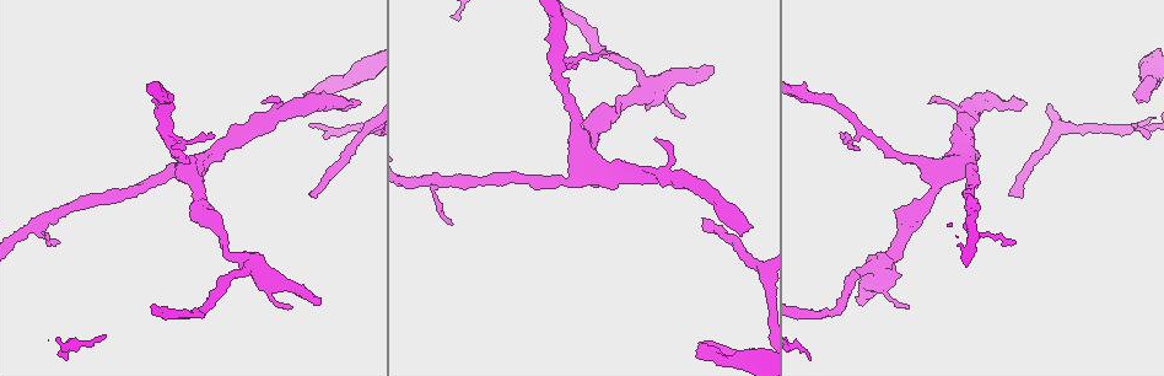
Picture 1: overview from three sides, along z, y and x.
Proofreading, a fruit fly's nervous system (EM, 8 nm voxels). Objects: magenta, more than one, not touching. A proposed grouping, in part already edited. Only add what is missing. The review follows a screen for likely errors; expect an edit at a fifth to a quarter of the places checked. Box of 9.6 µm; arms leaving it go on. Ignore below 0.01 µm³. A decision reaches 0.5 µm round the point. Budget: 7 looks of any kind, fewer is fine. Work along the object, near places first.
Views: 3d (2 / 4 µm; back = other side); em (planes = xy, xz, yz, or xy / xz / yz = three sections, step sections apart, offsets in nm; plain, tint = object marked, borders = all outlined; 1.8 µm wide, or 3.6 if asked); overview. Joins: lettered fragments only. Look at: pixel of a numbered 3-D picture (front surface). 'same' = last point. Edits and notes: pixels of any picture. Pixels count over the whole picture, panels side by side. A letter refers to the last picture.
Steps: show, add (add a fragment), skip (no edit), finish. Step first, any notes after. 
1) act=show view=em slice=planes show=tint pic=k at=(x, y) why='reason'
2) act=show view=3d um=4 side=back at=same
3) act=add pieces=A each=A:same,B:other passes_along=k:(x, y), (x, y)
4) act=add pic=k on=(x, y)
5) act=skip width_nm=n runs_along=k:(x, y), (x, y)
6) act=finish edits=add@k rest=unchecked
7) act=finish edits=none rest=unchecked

act=show view=3d um=2 pic=1 at=(751, 228) why='an open end'

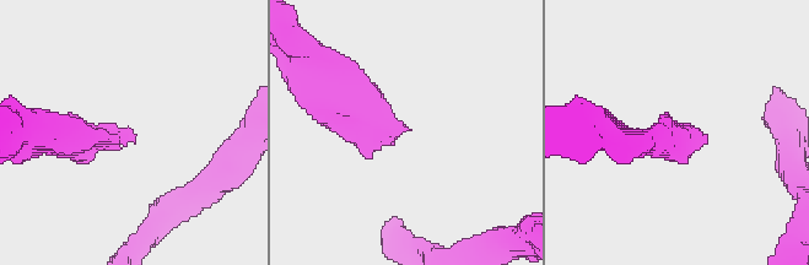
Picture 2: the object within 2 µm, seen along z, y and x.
act=show view=em slice=yz step=4 show=borders pic=2 at=(408, 127)

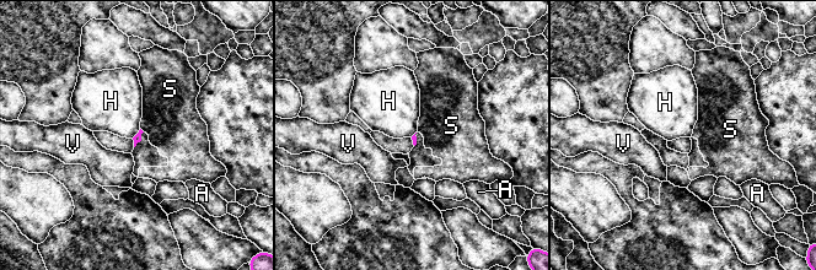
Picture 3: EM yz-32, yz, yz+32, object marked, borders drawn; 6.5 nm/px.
act=show view=em slice=planes show=borders at=same

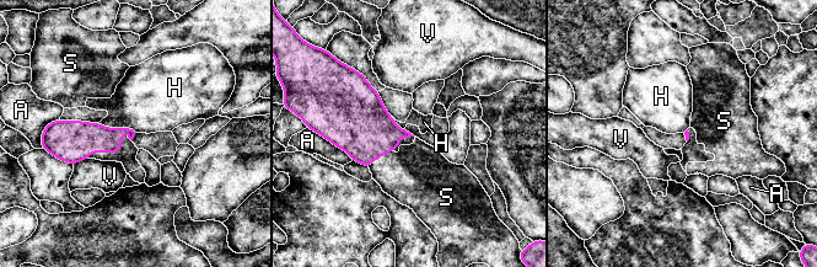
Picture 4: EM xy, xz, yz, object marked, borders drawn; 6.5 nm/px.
act=add pieces=S each=A:other,H:other,S:same,V:other passes_along=4:(360, 126), (387, 153), (417, 176) found='it goes on there'

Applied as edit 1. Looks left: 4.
act=show view=em slice=planes show=borders pic=1 at=(1008, 195) why='free end'

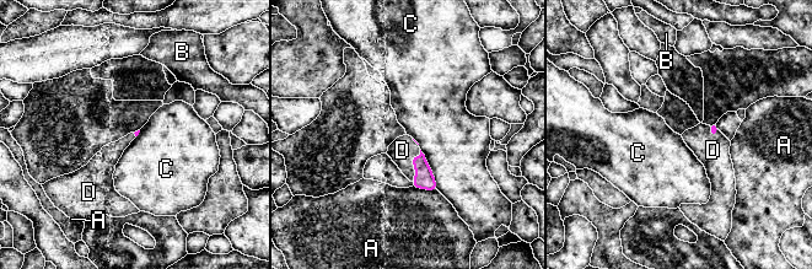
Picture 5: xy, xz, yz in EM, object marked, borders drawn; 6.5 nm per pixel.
act=add pieces=D longest_contact=C:300nm each=A:other,B:other,C:other,D:same found='the neuron continues'

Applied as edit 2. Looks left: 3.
act=finish edits=add@4,add@5 rest=unchecked

